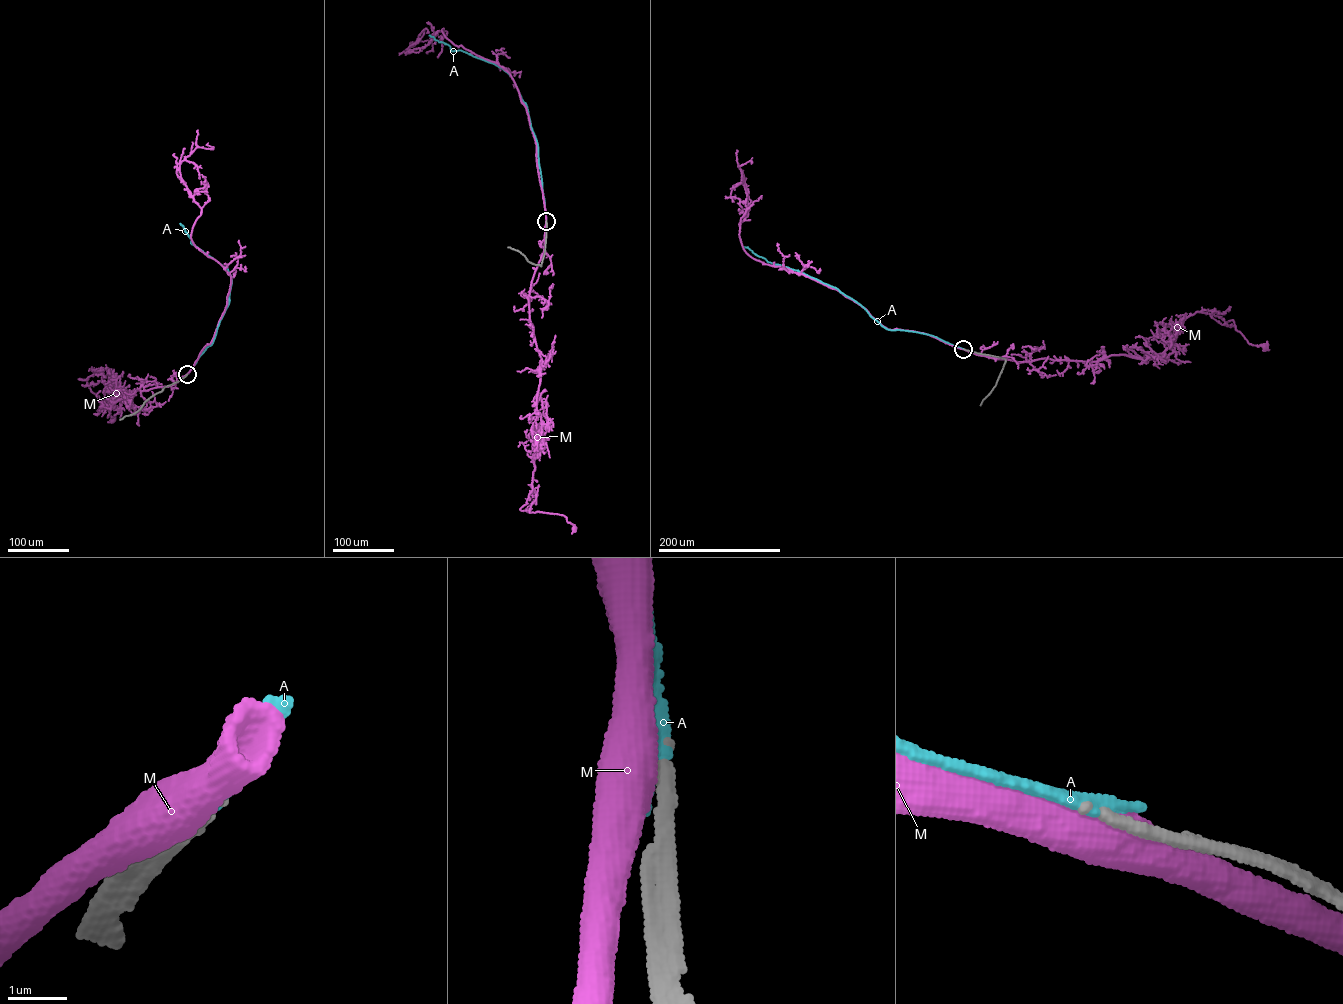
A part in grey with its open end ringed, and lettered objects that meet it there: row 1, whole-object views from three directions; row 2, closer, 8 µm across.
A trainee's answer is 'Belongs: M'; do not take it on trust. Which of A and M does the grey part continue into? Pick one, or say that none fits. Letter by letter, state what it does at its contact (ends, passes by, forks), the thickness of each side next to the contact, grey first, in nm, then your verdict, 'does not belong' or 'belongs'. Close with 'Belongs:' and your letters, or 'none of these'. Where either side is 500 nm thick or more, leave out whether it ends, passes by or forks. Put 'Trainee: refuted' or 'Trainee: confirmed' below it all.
A: it ends there; 240 nm thick on the grey side, 320 nm on the other; belongs
M: 280 nm thick on the grey side, 550 nm on the other; does not belong
Belongs: A
Trainee: refuted

